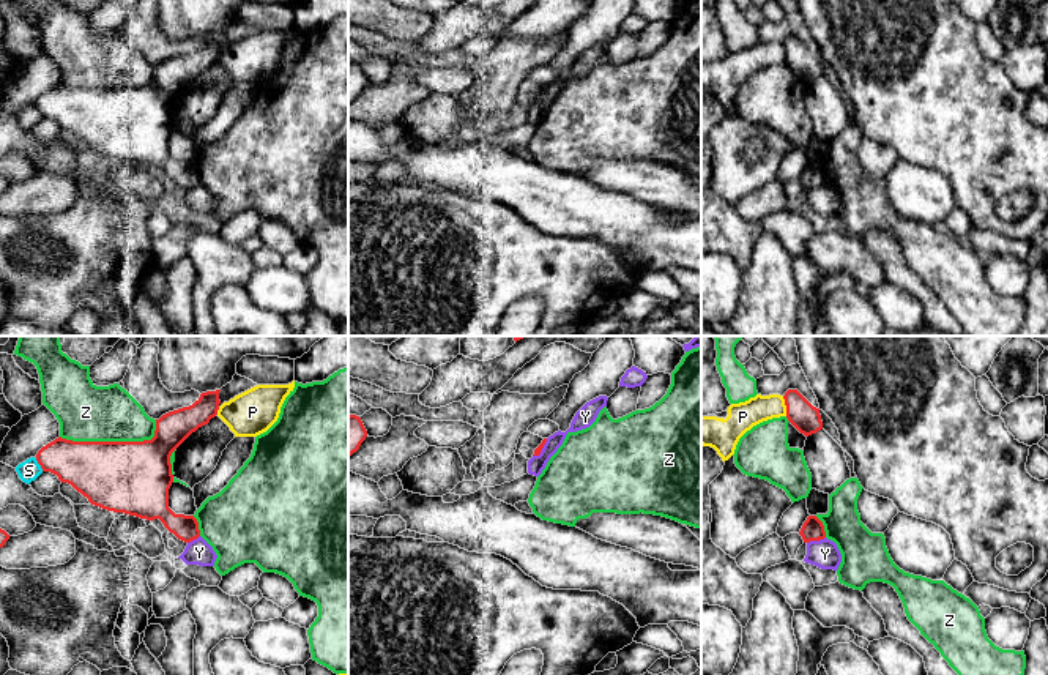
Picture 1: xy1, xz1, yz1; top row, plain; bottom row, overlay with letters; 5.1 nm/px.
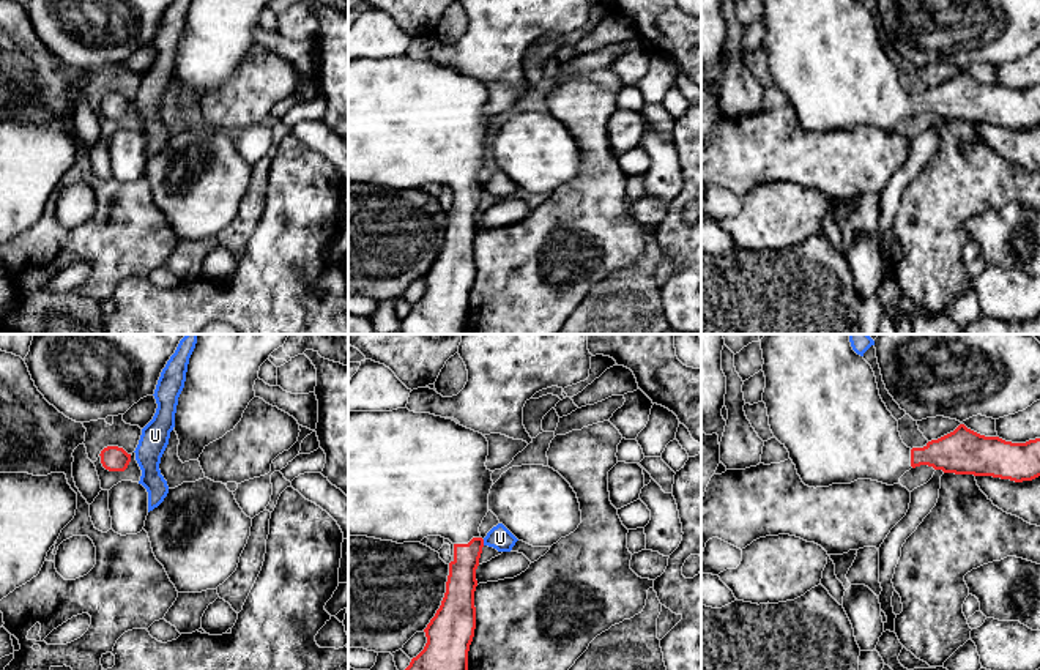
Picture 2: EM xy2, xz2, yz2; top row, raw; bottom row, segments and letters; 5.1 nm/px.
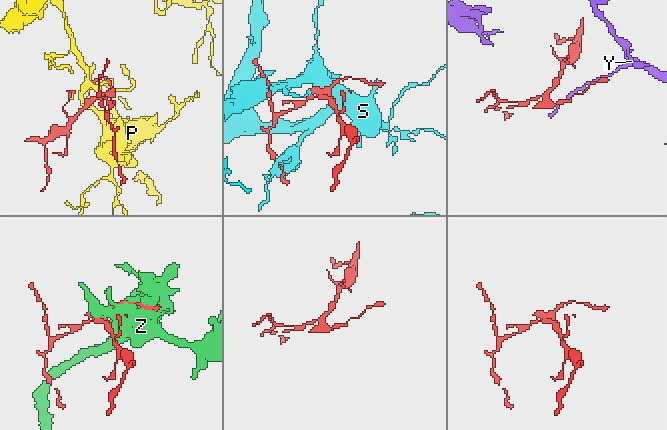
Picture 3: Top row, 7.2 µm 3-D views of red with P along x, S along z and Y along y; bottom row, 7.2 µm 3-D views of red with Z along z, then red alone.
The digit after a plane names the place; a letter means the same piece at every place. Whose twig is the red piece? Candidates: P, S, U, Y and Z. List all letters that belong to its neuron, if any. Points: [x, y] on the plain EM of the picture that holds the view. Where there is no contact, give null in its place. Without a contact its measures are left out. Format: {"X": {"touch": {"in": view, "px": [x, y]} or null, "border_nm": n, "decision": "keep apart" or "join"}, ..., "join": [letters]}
{"P": {"touch": {"in": "yz1", "px": [787, 52]}, "border_nm": 110, "decision": "keep apart"}, "S": {"touch": {"in": "xy1", "px": [38, 109]}, "border_nm": 80, "decision": "keep apart"}, "U": {"touch": {"in": "xz2", "px": [482, 189]}, "border_nm": 30, "decision": "keep apart"}, "Y": {"touch": {"in": "yz1", "px": [815, 186]}, "border_nm": 100, "decision": "keep apart"}, "Z": {"touch": {"in": "xy1", "px": [114, 89]}, "border_nm": 500, "decision": "keep apart"}, "join": []}

